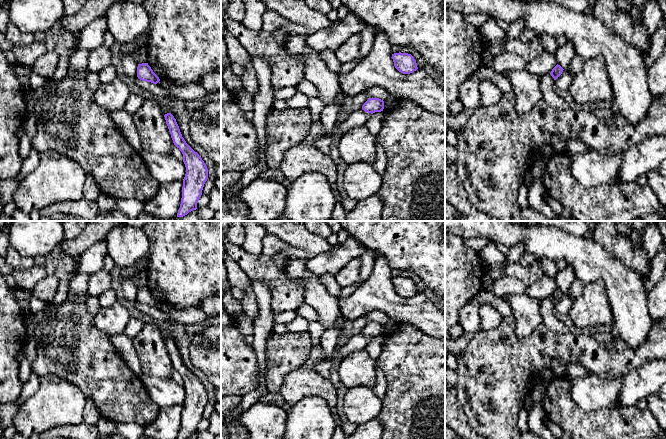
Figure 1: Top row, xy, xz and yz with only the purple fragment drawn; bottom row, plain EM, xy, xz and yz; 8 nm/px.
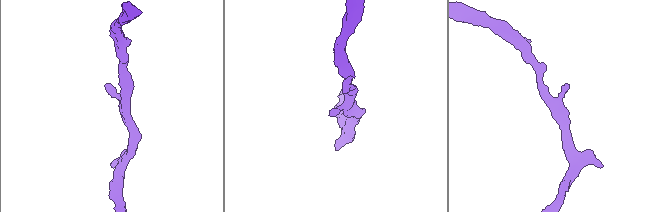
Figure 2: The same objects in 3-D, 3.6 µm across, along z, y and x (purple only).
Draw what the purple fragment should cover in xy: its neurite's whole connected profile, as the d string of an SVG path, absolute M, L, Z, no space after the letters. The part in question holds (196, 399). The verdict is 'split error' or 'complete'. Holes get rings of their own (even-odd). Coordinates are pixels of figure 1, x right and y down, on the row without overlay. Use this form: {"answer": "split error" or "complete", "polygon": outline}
{"answer": "complete", "polygon": "M171 337L164 339L174 369L182 376L186 398L183 403L182 422L177 439L187 439L197 433L208 393L202 382L184 364L176 343Z"}

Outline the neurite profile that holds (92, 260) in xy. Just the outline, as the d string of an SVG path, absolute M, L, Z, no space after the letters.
M106 238L87 249L79 258L79 265L75 275L84 273L89 276L101 270L104 266L104 259L107 255Z

